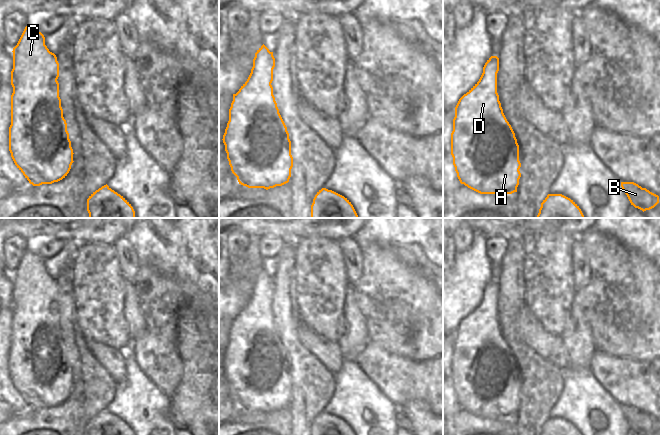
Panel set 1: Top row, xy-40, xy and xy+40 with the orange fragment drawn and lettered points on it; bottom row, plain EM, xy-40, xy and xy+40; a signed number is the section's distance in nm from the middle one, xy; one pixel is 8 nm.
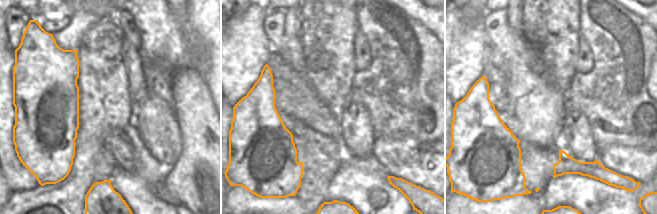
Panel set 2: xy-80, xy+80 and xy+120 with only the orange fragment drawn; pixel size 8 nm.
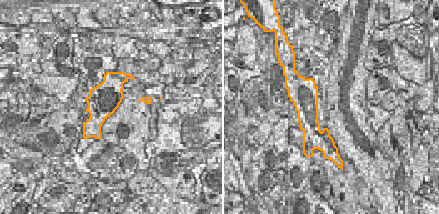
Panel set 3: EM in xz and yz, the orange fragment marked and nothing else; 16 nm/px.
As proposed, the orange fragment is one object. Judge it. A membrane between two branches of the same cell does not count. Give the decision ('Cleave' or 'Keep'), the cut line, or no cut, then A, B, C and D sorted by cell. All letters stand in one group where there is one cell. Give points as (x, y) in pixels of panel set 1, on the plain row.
Keep. No split. Groups: A B C D.

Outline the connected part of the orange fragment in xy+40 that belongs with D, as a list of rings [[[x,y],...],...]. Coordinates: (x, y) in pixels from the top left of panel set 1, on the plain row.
[[[491,280],[479,305],[458,325],[451,379],[461,408],[480,418],[517,416],[519,369],[497,317],[499,282]]]

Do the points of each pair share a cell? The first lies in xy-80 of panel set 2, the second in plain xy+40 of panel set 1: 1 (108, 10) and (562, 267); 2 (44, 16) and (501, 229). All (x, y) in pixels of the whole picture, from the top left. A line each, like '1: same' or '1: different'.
1: different
2: different

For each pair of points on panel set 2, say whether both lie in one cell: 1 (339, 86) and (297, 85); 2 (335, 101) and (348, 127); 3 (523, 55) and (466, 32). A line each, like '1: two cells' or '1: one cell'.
1: two cells
2: two cells
3: two cells

